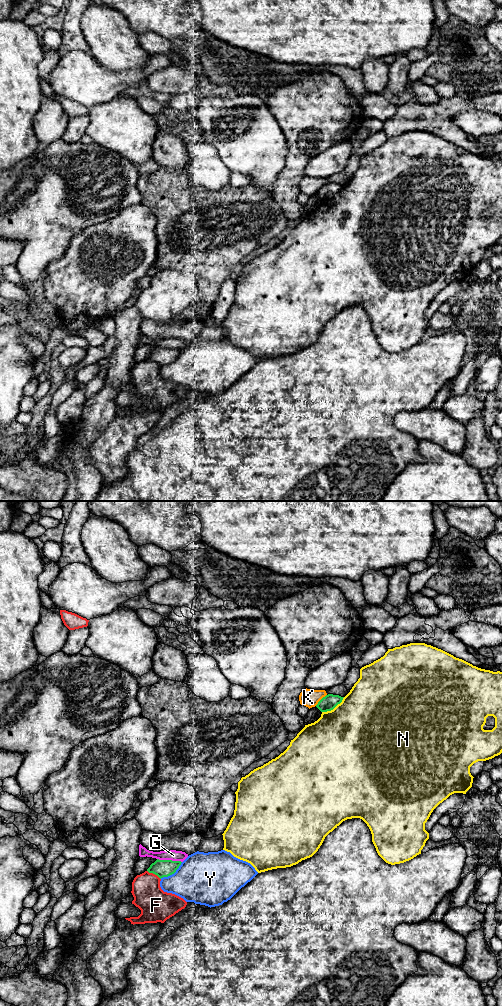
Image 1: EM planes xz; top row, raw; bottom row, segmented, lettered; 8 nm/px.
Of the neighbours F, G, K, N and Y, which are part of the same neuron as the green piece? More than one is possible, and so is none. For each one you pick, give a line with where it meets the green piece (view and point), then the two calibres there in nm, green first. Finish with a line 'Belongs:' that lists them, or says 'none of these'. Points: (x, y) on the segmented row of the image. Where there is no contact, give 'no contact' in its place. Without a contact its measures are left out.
Belongs: none of these

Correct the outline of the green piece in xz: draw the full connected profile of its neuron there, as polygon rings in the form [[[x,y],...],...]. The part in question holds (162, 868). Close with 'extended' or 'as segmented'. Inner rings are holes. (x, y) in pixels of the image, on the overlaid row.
[[[157,859],[154,863],[150,865],[147,871],[149,873],[157,875],[161,879],[163,877],[168,877],[174,874],[181,865],[181,863],[181,861]]]; as segmented

